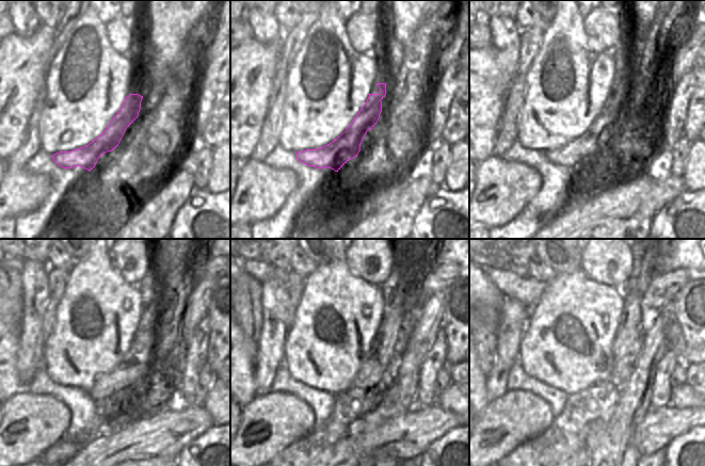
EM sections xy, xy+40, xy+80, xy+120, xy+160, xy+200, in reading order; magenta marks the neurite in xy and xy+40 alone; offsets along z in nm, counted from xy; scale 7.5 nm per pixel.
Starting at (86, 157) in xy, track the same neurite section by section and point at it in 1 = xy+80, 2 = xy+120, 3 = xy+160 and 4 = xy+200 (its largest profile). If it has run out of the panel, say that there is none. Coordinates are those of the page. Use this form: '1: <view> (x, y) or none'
1: xy+80 (606, 130)
2: xy+120 (130, 373)
3: xy+160 (370, 374)
4: xy+200 (631, 316)

